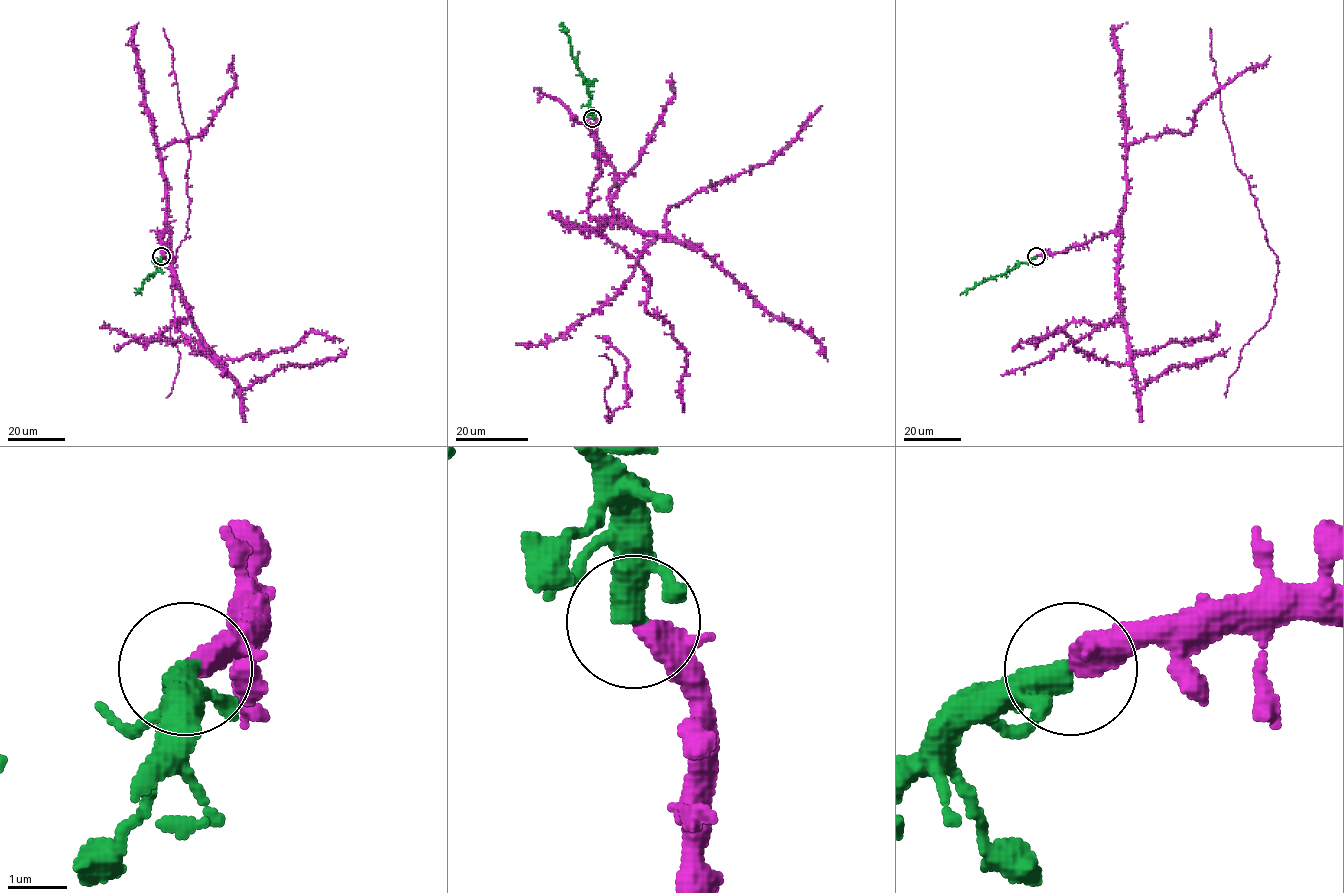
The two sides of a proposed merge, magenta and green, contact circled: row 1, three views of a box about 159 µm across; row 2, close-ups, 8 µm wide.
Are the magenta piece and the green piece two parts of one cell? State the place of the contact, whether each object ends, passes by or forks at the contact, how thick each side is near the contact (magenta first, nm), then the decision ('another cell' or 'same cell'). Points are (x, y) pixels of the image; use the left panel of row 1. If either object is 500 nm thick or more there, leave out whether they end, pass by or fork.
at (161, 256); magenta ends there; green passes by; 420 nm thick on the magenta side, 320 nm on the other; same cell

